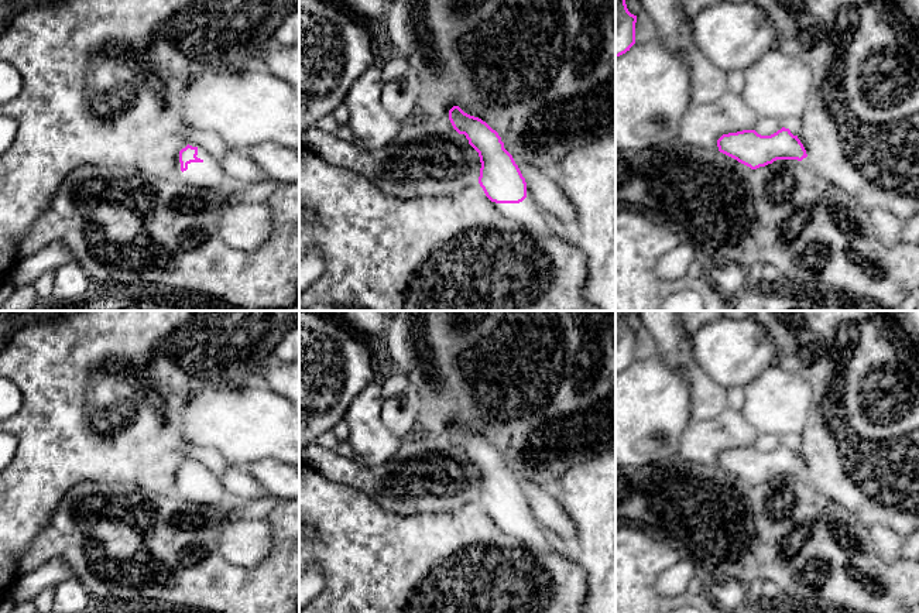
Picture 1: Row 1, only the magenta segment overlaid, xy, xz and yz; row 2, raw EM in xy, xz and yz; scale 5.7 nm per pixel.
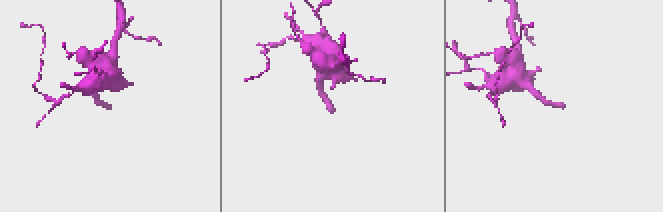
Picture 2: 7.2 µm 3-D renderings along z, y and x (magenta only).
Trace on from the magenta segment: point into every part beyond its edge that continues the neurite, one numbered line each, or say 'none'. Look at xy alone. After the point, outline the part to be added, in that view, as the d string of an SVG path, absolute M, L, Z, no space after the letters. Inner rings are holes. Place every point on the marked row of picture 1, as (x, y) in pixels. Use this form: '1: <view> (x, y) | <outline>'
1: xy (206, 174) | M189 144L198 148L198 158L200 162L188 164L186 171L181 171L179 154L176 157L174 175L179 184L185 184L193 188L216 188L220 182L220 174L223 167L220 162L196 144Z

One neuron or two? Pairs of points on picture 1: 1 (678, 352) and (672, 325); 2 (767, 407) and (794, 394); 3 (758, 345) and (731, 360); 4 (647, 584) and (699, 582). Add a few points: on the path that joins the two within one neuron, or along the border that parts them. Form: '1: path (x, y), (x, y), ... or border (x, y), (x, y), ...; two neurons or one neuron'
1: path (672, 345), (672, 332); one neuron
2: path (774, 404), (787, 397); one neuron
3: path (751, 350), (741, 350), (739, 353); one neuron
4: border (688, 591), (705, 592); two neurons

